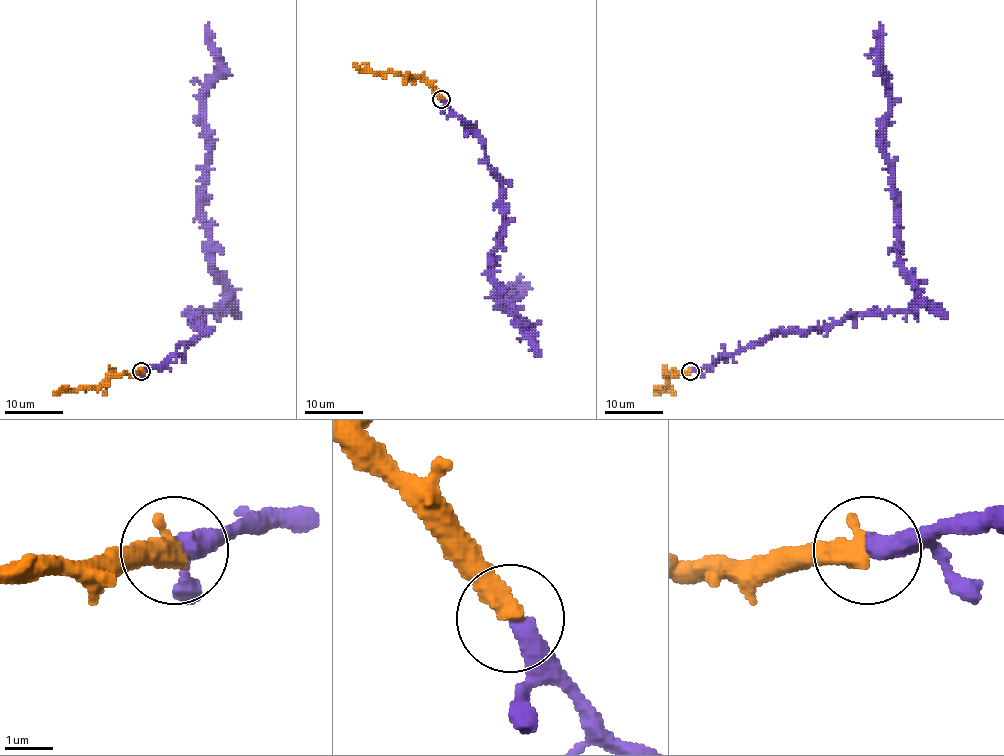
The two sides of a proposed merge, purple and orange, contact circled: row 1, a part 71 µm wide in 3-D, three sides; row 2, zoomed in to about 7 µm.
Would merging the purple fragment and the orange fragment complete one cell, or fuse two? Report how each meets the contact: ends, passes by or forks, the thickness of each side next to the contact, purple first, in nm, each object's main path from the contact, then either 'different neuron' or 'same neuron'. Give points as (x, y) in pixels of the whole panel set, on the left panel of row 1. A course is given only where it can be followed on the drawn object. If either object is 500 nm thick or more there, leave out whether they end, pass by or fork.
calibres 420 and 500 nm; course purple (142, 372), (180, 356), (202, 332), (193, 315), (224, 306), (202, 200), (205, 88), (216, 67), (208, 23); course orange (142, 372), (110, 375), (98, 385), (60, 391), (52, 395); same neuron

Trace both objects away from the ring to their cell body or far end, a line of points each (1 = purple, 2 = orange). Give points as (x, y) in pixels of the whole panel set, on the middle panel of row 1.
1: (442, 99), (484, 146), (502, 187), (493, 283), (499, 301), (524, 326), (502, 305), (516, 291), (508, 288)
2: (442, 99), (420, 77), (360, 71), (352, 64)

